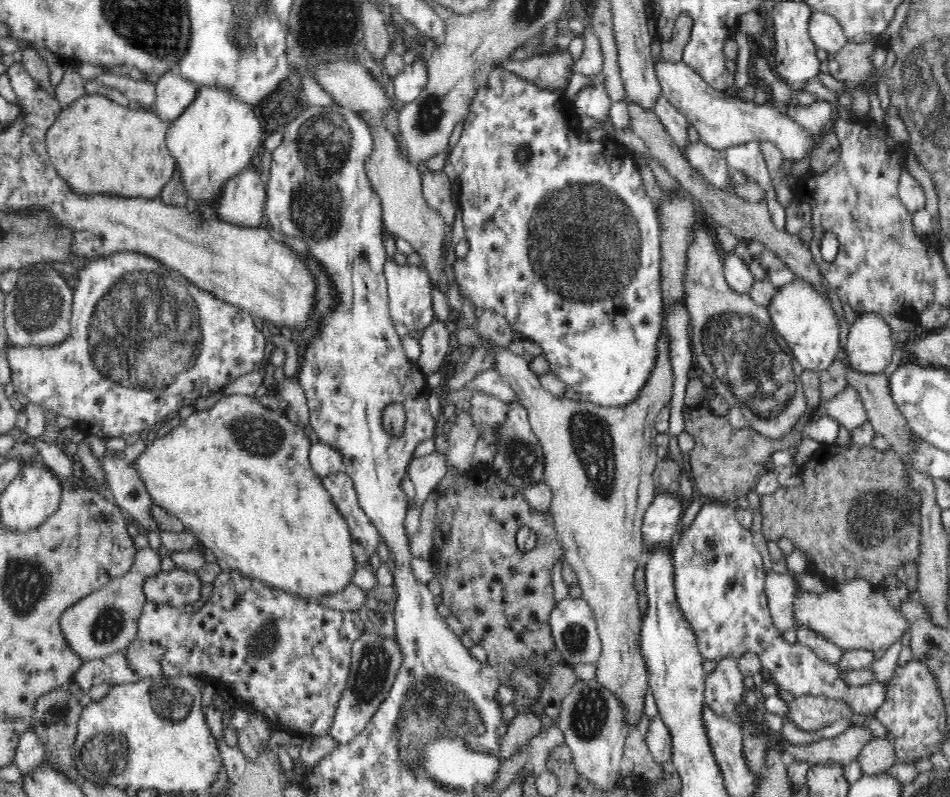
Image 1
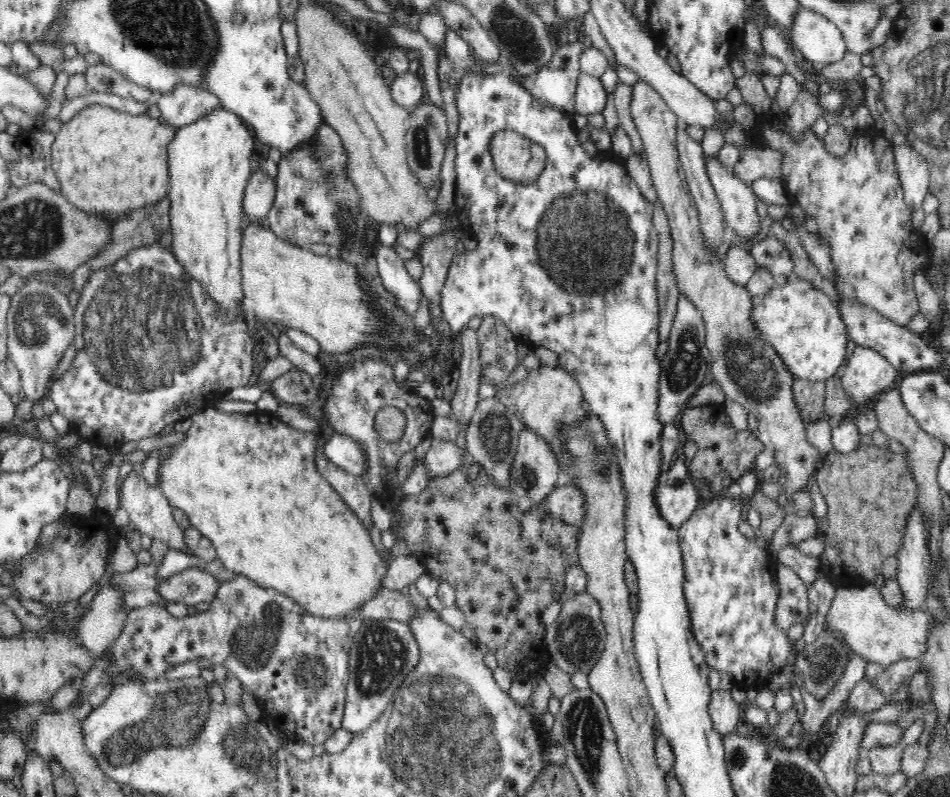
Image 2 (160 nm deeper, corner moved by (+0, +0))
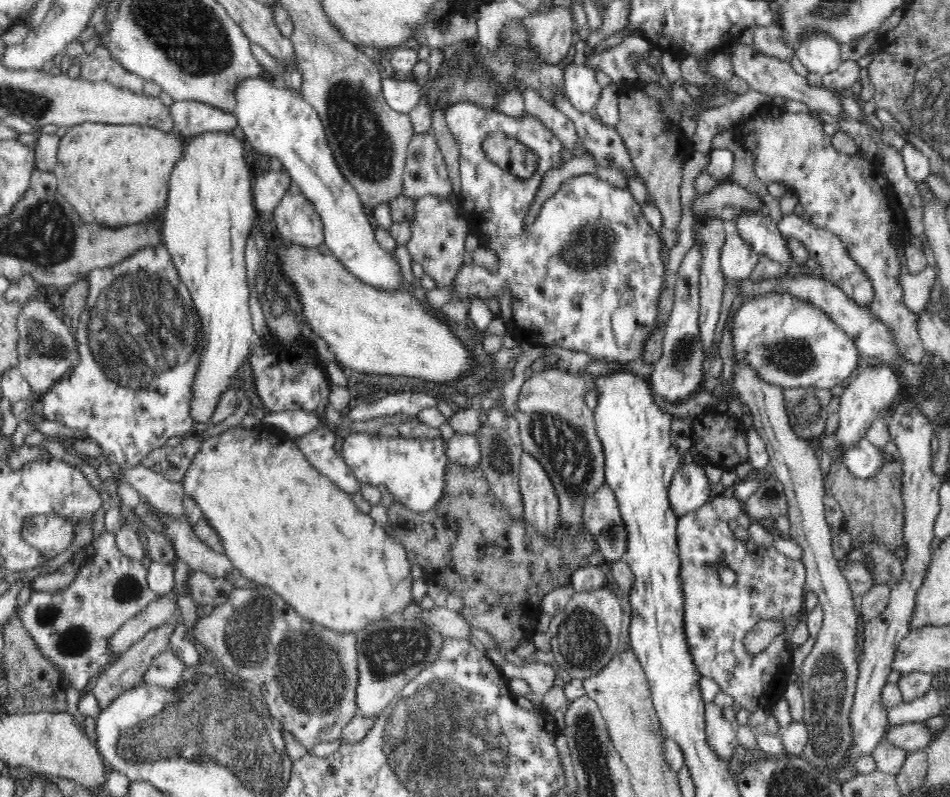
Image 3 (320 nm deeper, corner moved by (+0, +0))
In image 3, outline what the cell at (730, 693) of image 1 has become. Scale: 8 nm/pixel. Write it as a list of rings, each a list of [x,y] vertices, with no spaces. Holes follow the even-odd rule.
[[[714,701],[705,703],[705,723],[707,743],[711,745],[712,752],[716,756],[722,756],[728,760],[736,755],[738,741],[736,739],[736,727],[722,716],[723,708]]]

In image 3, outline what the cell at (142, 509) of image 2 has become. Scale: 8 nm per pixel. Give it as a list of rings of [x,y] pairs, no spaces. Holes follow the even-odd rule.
[[[158,510],[157,513],[177,556],[188,564],[191,571],[202,571],[226,579],[226,574],[234,570],[228,555],[212,550],[196,536],[193,526],[186,520],[178,521],[174,517],[166,517]]]

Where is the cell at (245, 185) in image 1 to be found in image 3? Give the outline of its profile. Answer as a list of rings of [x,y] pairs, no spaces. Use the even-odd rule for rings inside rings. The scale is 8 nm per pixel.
[[[266,170],[256,178],[252,194],[254,206],[259,214],[264,218],[272,214],[288,190],[291,181],[291,176],[286,170]]]

